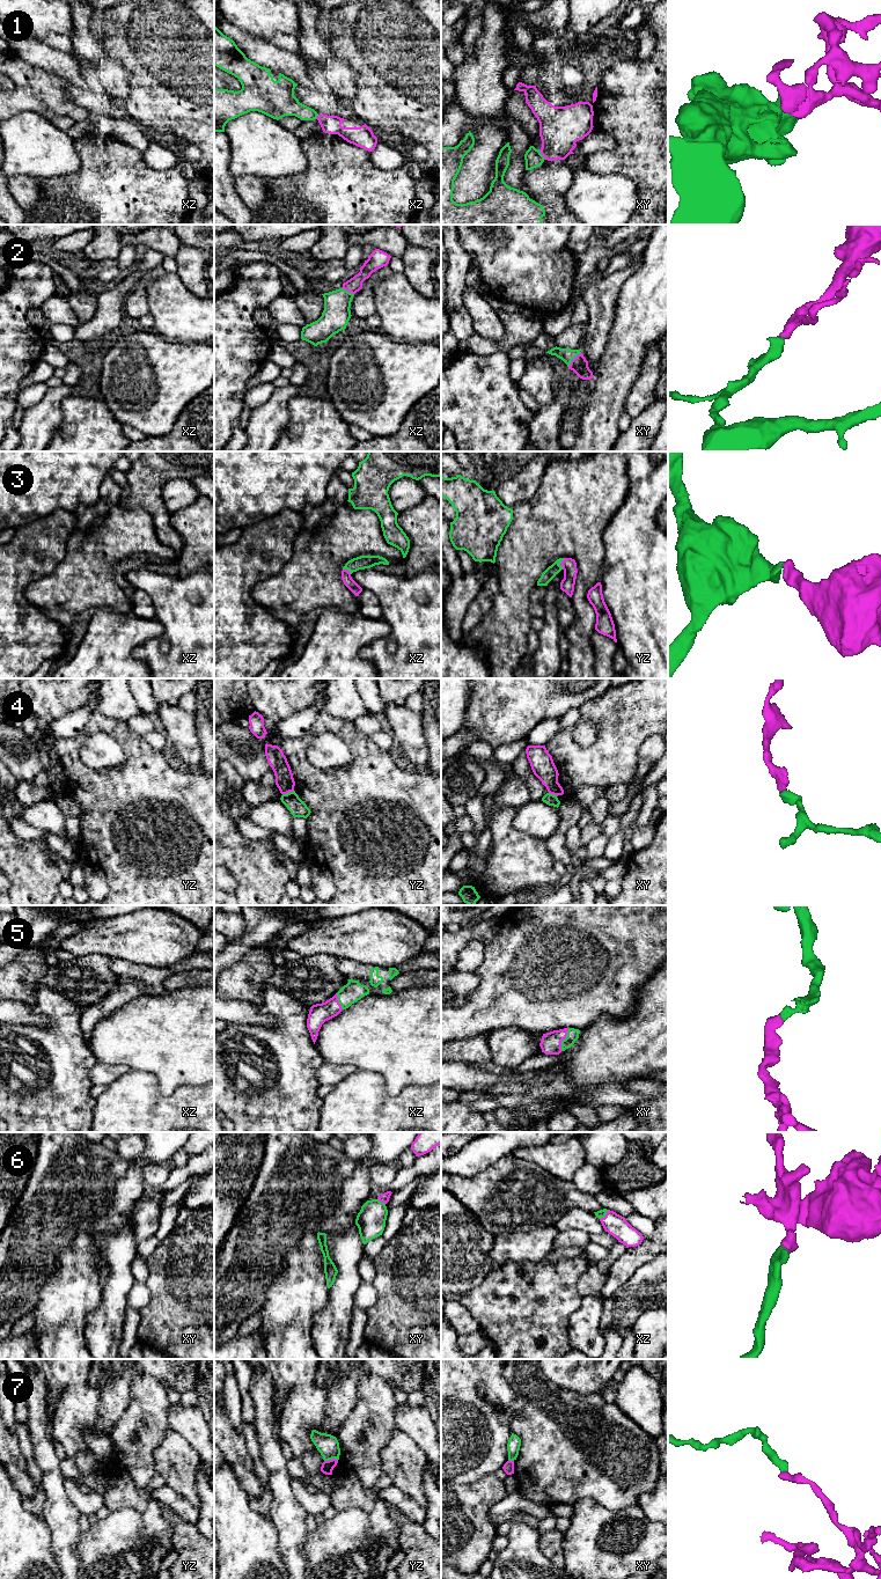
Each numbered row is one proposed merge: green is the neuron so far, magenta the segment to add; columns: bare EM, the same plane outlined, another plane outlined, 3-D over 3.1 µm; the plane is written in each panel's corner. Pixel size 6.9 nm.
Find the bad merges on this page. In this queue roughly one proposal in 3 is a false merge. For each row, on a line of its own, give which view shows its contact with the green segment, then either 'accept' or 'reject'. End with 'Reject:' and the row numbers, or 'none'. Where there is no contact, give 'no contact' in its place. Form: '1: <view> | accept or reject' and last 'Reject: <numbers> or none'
1: xy | reject
2: xy | accept
3: yz | accept
4: yz | reject
5: xy | accept
6: xz | accept
7: yz | reject
Reject: 1, 4, 7

